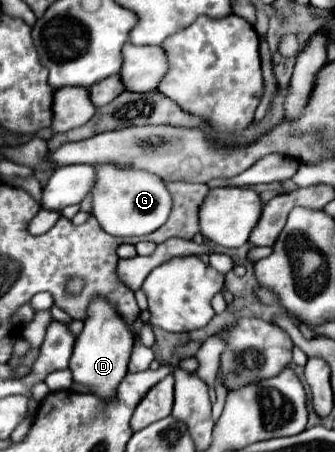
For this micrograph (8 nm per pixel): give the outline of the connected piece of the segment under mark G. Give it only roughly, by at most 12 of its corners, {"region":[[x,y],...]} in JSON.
{"region":[[98,165],[92,213],[116,237],[166,223],[160,177]]}

